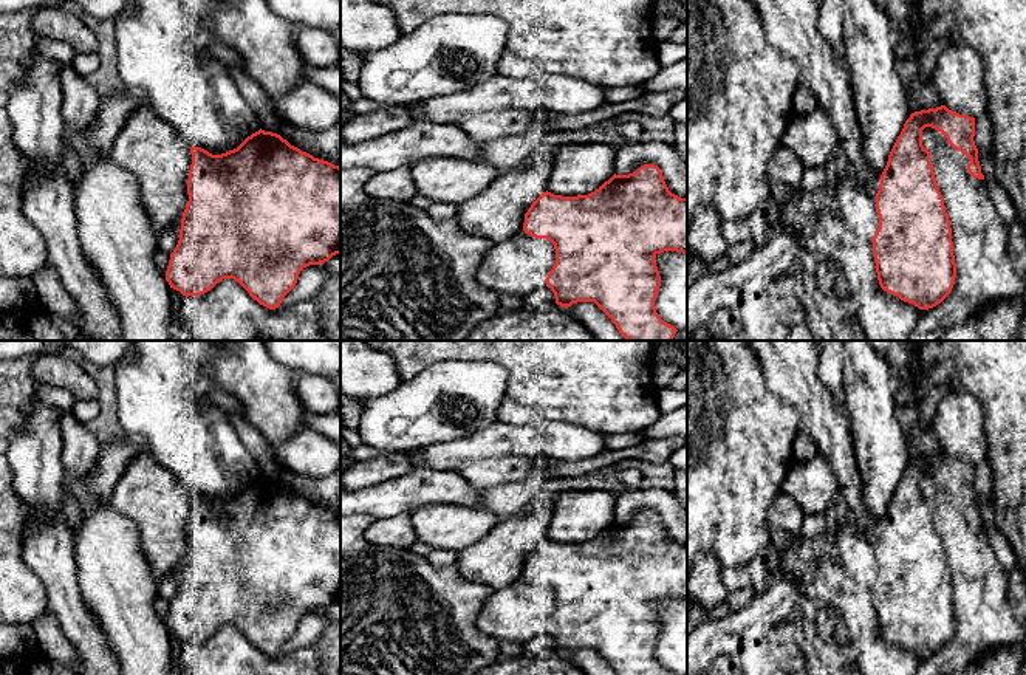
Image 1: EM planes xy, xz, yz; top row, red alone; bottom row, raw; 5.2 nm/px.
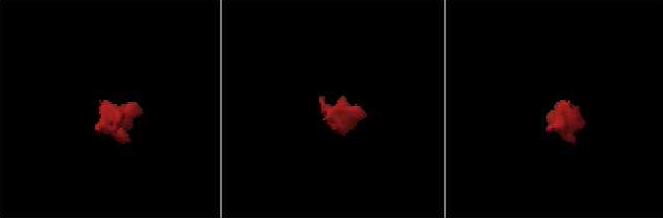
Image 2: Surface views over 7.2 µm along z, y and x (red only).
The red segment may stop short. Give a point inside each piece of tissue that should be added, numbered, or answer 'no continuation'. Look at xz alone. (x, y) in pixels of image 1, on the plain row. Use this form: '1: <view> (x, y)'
no continuation

